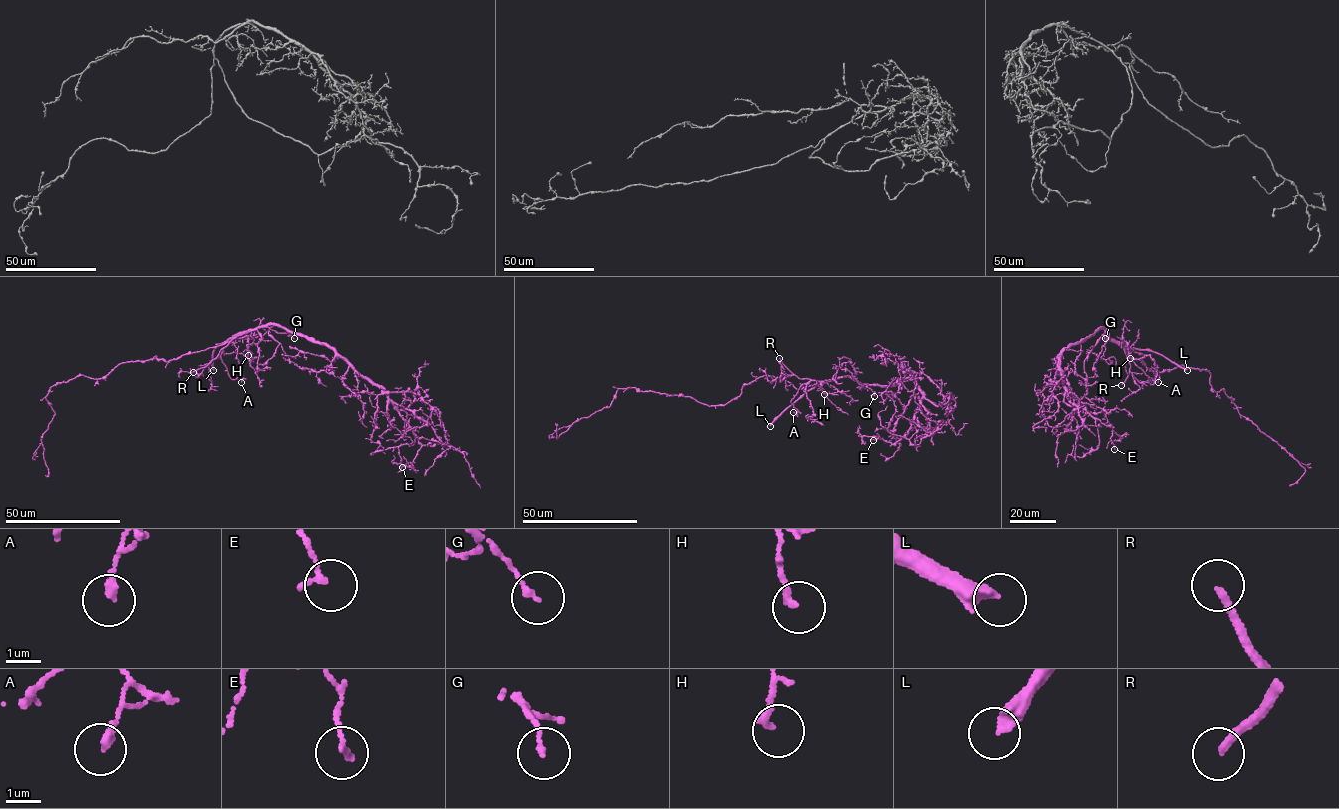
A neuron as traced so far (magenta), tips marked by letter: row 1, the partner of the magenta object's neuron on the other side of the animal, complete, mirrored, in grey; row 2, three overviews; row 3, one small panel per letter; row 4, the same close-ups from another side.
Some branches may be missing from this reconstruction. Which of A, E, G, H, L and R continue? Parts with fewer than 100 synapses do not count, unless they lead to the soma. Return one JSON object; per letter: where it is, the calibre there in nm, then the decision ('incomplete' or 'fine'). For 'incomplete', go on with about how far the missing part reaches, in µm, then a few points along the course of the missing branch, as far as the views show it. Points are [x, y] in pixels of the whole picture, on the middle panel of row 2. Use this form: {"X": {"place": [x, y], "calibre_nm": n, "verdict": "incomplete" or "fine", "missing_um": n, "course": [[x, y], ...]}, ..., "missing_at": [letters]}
{"A": {"place": [793, 412], "calibre_nm": 240, "verdict": "fine"}, "E": {"place": [873, 440], "calibre_nm": 160, "verdict": "fine"}, "G": {"place": [874, 396], "calibre_nm": 140, "verdict": "fine"}, "H": {"place": [824, 394], "calibre_nm": 190, "verdict": "fine"}, "L": {"place": [770, 426], "calibre_nm": 440, "verdict": "incomplete", "missing_um": 250}, "R": {"place": [779, 358], "calibre_nm": 240, "verdict": "incomplete", "missing_um": 20, "course": [[779, 358], [769, 325]]}, "missing_at": ["L", "R"]}

